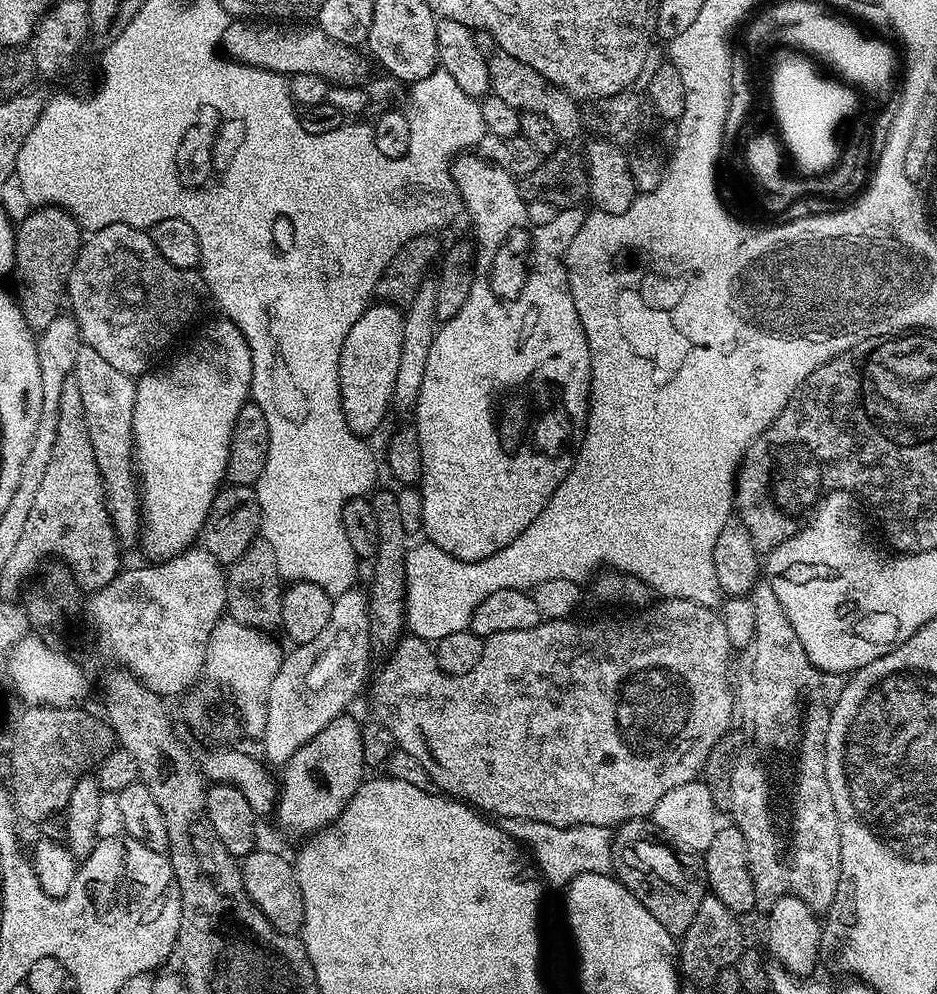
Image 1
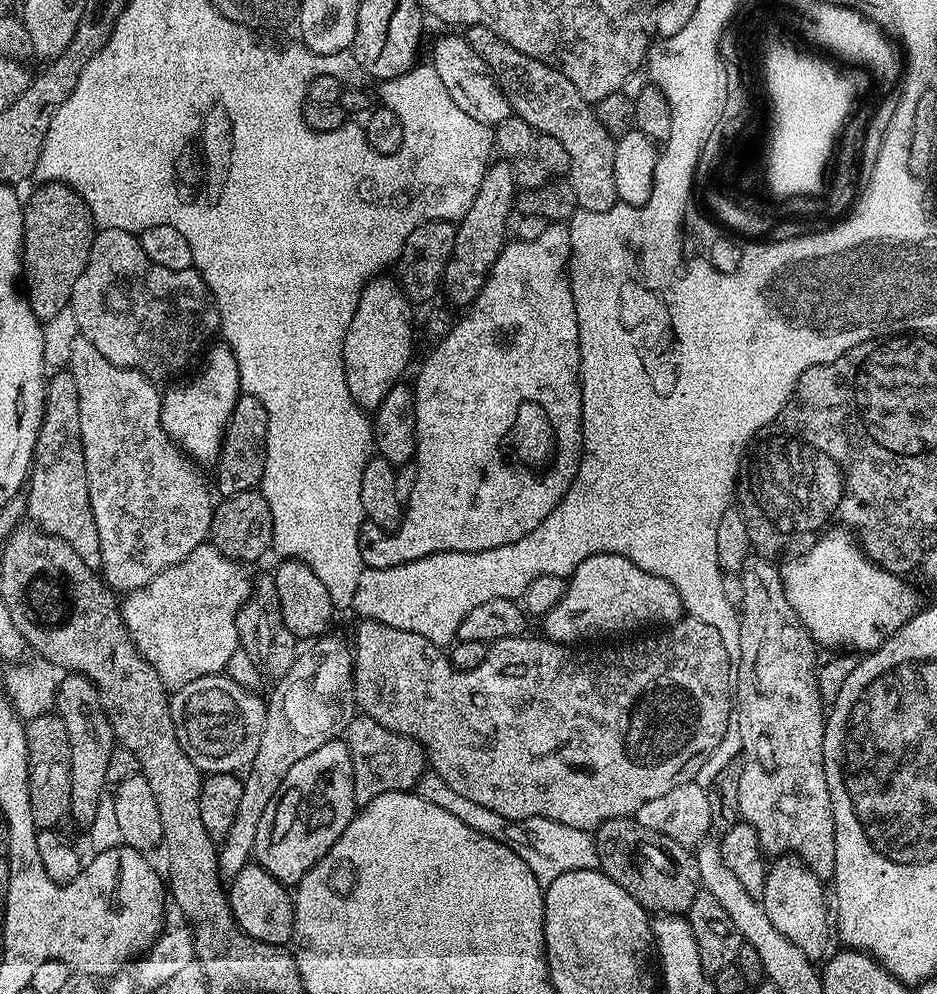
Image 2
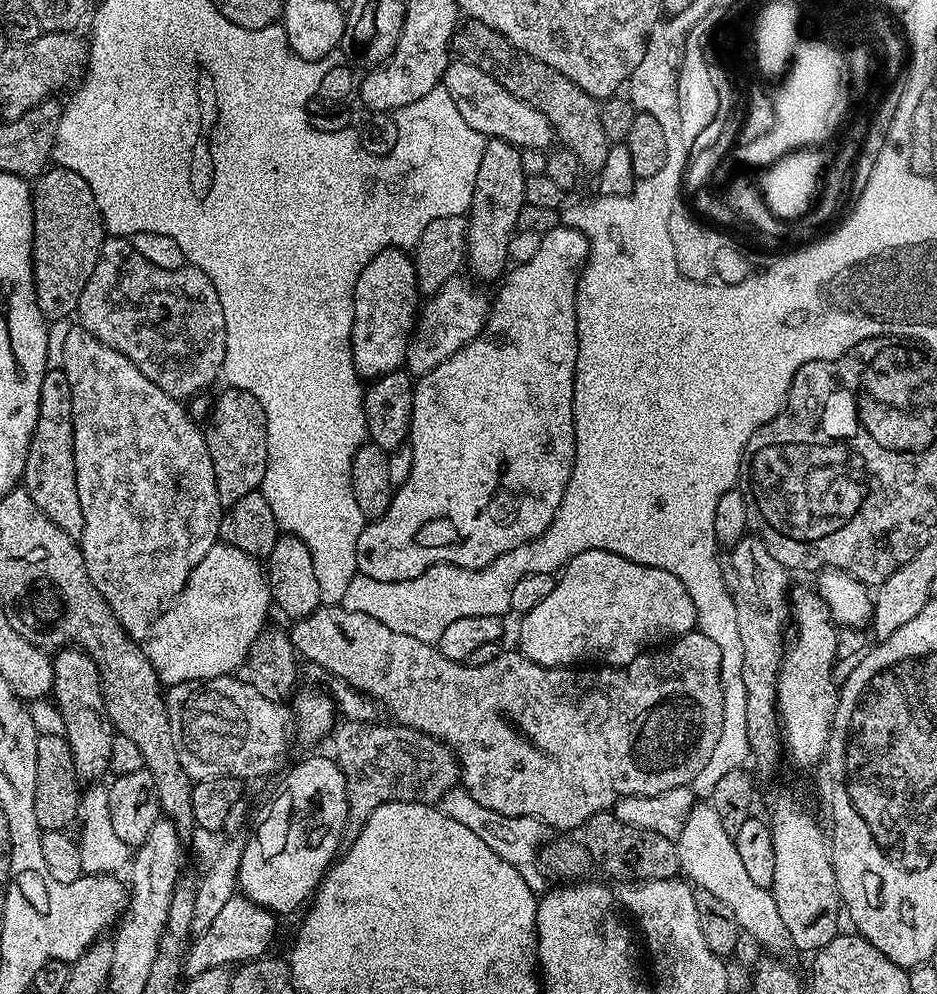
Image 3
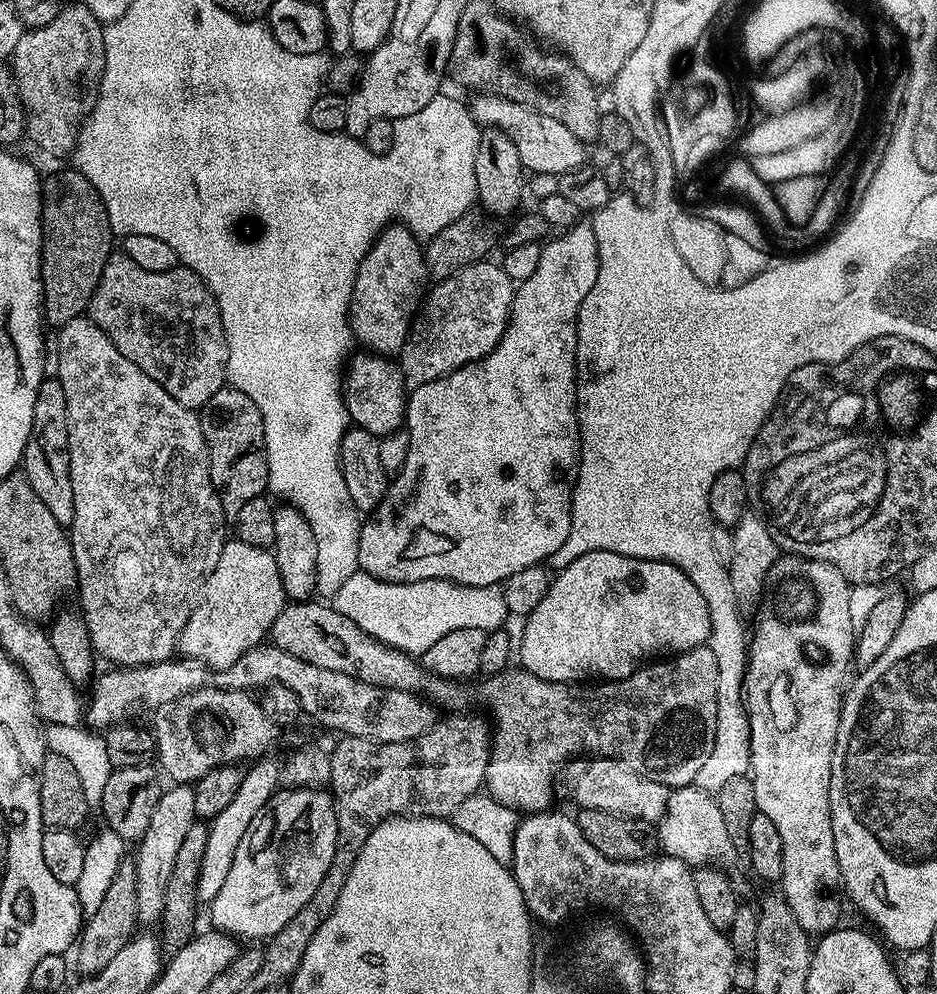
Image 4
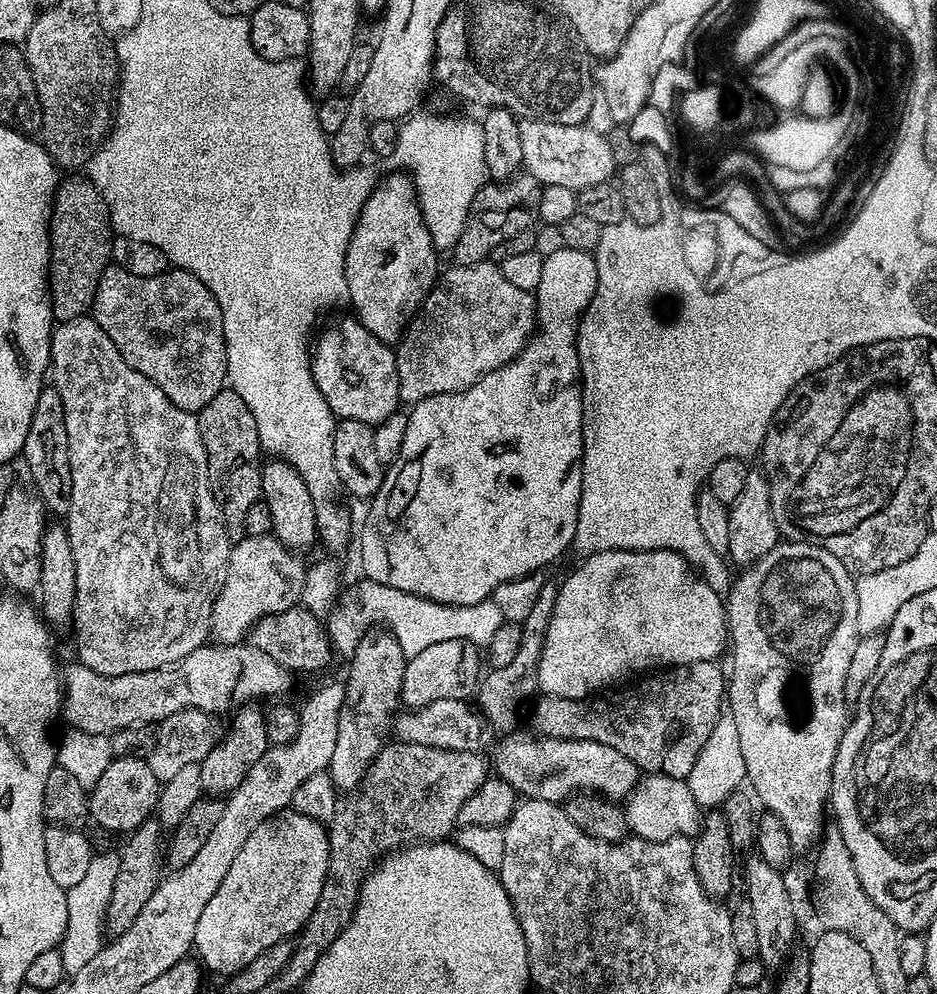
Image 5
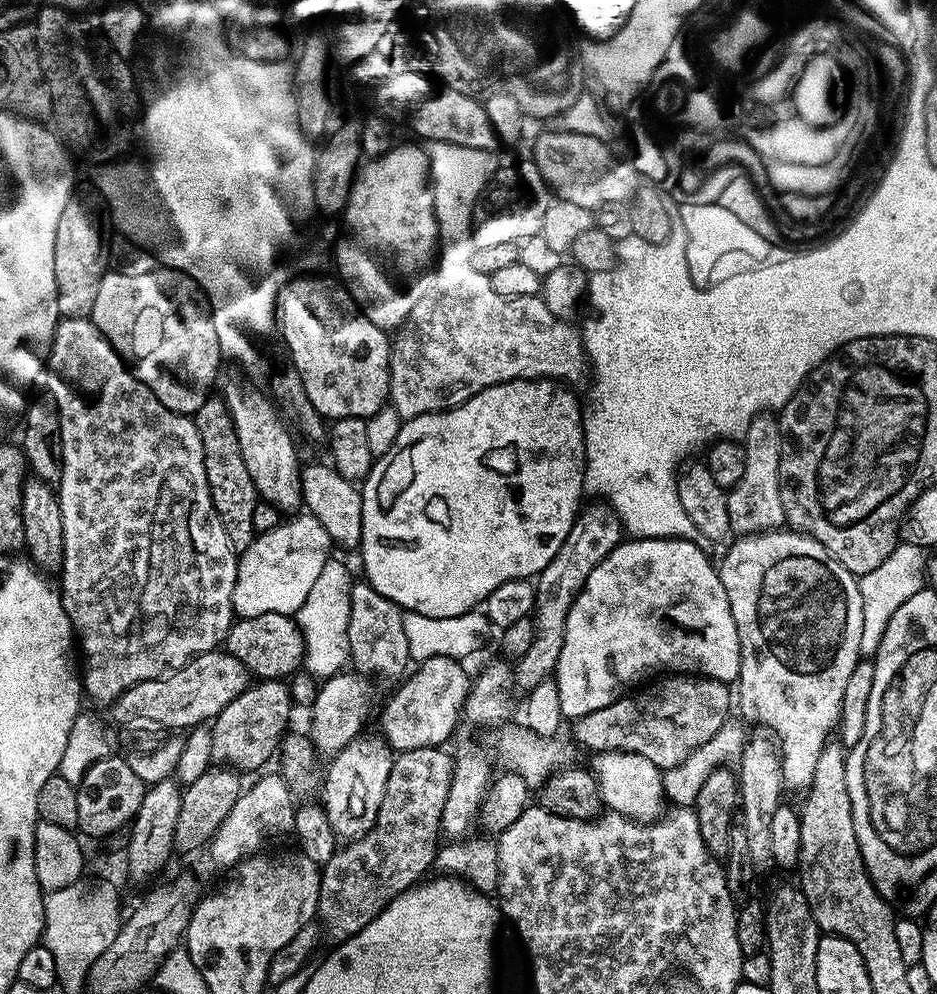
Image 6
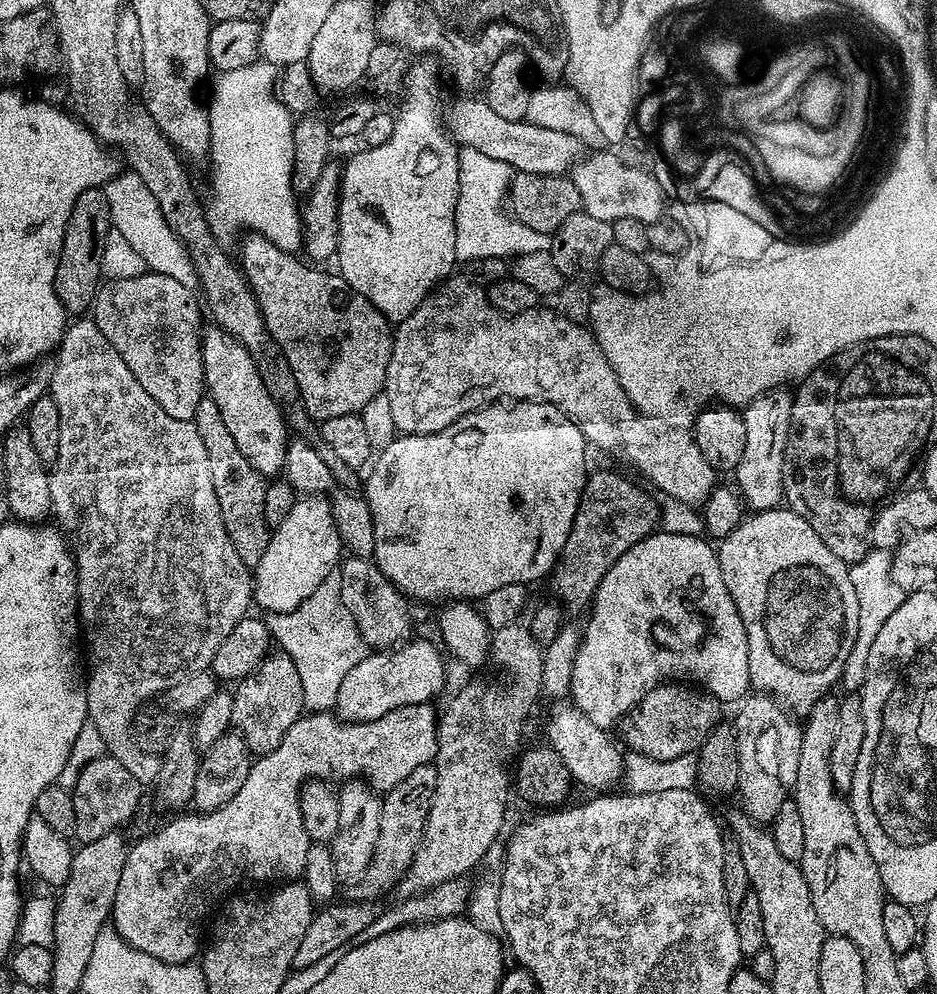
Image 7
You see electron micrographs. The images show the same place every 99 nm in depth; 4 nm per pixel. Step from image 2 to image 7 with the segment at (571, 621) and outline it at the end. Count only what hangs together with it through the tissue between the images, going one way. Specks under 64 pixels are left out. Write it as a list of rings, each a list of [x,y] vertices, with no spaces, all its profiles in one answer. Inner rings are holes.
[[[657,530],[642,542],[630,546],[630,550],[626,550],[626,554],[622,554],[622,558],[618,558],[618,562],[602,578],[596,591],[596,597],[592,600],[590,611],[587,613],[587,616],[589,615],[588,625],[584,624],[582,628],[583,636],[581,644],[578,646],[577,658],[574,661],[570,693],[571,703],[578,710],[582,710],[582,714],[586,714],[586,718],[590,718],[590,722],[594,722],[594,726],[608,730],[611,729],[611,724],[612,727],[619,725],[620,721],[628,715],[629,710],[636,707],[638,702],[642,702],[642,698],[646,698],[646,694],[650,694],[650,690],[654,690],[659,684],[687,682],[689,685],[699,686],[708,695],[716,697],[721,702],[727,702],[727,700],[740,702],[749,695],[752,679],[748,665],[746,630],[742,626],[742,618],[734,606],[734,598],[730,598],[730,590],[726,590],[717,549],[713,545],[711,548],[704,539],[703,535],[687,536],[686,534]]]

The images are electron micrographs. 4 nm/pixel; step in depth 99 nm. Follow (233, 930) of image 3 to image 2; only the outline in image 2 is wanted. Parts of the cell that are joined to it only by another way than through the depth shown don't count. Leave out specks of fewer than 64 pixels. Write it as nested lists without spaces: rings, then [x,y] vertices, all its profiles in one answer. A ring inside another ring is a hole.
[[[250,862],[227,885],[228,905],[236,924],[250,938],[267,944],[287,945],[294,930],[293,893],[285,884],[278,882],[269,872],[255,862]]]

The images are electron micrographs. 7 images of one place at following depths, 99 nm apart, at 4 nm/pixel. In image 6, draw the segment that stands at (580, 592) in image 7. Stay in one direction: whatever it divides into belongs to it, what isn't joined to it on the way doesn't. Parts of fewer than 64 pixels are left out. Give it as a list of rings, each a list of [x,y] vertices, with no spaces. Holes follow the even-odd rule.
[[[603,502],[588,503],[581,507],[558,554],[554,554],[554,558],[550,558],[550,562],[540,571],[539,576],[535,577],[536,637],[530,650],[526,650],[526,654],[522,654],[522,658],[515,661],[514,684],[517,689],[534,688],[555,673],[558,654],[562,654],[562,642],[566,638],[566,618],[570,615],[570,608],[574,606],[582,586],[586,586],[590,570],[594,570],[594,566],[598,566],[598,562],[602,562],[602,558],[606,558],[606,554],[610,554],[610,550],[614,550],[622,542],[622,529],[616,511]]]

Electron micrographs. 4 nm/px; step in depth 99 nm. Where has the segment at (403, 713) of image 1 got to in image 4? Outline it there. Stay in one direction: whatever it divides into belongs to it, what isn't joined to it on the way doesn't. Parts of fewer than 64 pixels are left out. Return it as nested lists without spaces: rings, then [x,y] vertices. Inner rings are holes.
[[[288,602],[283,610],[274,618],[270,633],[271,643],[276,647],[294,654],[294,658],[302,658],[319,668],[326,670],[338,670],[347,676],[356,676],[365,680],[367,684],[377,684],[380,688],[397,688],[403,692],[414,692],[427,698],[433,705],[452,704],[460,696],[461,685],[454,680],[446,680],[442,676],[433,674],[425,668],[417,657],[409,656],[382,641],[375,640],[368,633],[364,633],[350,618],[344,617],[333,606],[324,604],[312,604],[313,602]],[[707,646],[692,648],[688,652],[679,653],[671,658],[661,659],[659,662],[649,662],[642,668],[636,669],[625,680],[610,680],[607,682],[592,682],[585,686],[580,682],[563,684],[562,682],[550,682],[538,678],[534,674],[523,670],[505,670],[498,676],[491,677],[484,688],[484,700],[492,711],[491,723],[494,725],[492,732],[492,753],[488,759],[488,769],[484,775],[487,795],[492,796],[498,803],[507,808],[514,808],[521,814],[533,812],[547,812],[552,804],[552,779],[557,779],[558,773],[565,763],[581,754],[595,754],[596,756],[610,756],[628,764],[630,770],[642,774],[642,778],[650,778],[650,782],[662,782],[668,789],[684,788],[693,783],[702,770],[706,758],[710,758],[710,750],[714,750],[714,734],[718,726],[718,662],[714,658],[714,650]]]

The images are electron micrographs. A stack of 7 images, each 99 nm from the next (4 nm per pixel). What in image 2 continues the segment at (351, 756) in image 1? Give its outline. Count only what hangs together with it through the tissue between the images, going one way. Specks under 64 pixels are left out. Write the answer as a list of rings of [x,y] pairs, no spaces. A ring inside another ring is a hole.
[[[337,738],[326,742],[326,746],[318,746],[314,754],[306,754],[306,758],[297,762],[286,774],[286,778],[282,778],[282,786],[278,786],[278,794],[274,794],[270,806],[266,806],[266,814],[262,814],[262,822],[258,826],[255,863],[261,864],[270,875],[286,886],[299,884],[301,878],[328,853],[330,846],[338,842],[342,830],[346,830],[357,811],[350,750],[343,739]]]

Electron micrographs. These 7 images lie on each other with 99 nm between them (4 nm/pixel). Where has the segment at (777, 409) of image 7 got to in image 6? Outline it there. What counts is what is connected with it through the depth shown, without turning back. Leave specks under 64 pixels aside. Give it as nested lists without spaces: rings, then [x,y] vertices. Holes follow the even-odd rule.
[[[772,414],[756,416],[754,422],[750,422],[748,435],[742,443],[746,450],[746,471],[742,478],[738,478],[734,487],[727,489],[730,526],[737,537],[770,532],[779,529],[785,523],[780,489],[782,438],[779,419]]]

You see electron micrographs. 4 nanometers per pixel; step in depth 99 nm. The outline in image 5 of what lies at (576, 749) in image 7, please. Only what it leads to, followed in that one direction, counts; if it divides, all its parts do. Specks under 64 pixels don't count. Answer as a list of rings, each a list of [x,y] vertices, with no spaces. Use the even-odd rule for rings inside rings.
[[[648,774],[627,797],[626,815],[631,835],[639,836],[641,840],[662,842],[675,836],[695,837],[702,823],[700,803],[690,794],[687,779],[678,776],[661,776]]]

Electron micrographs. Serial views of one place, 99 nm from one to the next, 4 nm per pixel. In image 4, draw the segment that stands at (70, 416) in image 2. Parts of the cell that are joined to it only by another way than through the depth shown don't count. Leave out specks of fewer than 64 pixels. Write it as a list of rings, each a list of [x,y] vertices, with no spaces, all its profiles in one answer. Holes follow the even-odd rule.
[[[45,378],[38,386],[38,398],[34,398],[34,422],[22,461],[22,470],[34,486],[34,494],[54,514],[58,523],[68,526],[74,518],[74,490],[70,486],[70,450],[68,449],[68,415],[66,394],[62,394],[60,381]]]

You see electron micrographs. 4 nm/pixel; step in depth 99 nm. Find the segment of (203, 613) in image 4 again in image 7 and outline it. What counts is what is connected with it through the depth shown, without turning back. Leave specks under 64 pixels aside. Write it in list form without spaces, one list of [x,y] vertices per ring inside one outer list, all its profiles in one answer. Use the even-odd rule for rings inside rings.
[[[305,495],[297,499],[289,516],[271,529],[266,554],[262,554],[254,569],[252,595],[255,607],[270,613],[289,612],[302,606],[302,602],[322,586],[322,578],[337,571],[341,560],[342,545],[331,503],[323,495]]]

